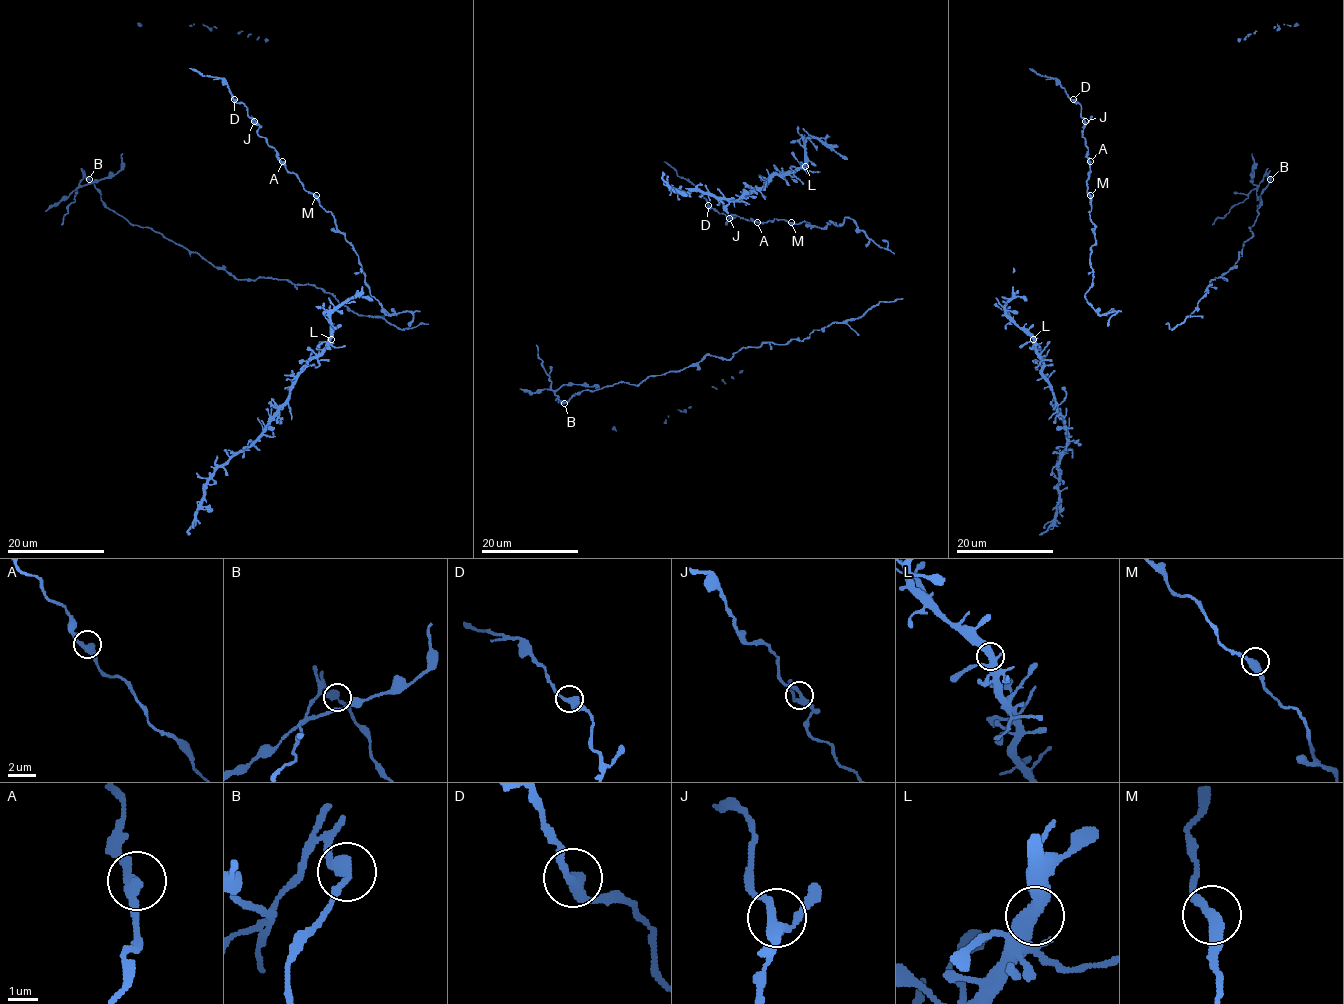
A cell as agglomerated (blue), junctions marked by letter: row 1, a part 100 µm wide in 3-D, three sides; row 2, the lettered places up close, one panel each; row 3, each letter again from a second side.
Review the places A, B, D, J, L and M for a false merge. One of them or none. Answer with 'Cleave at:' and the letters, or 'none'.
Cleave at: B

